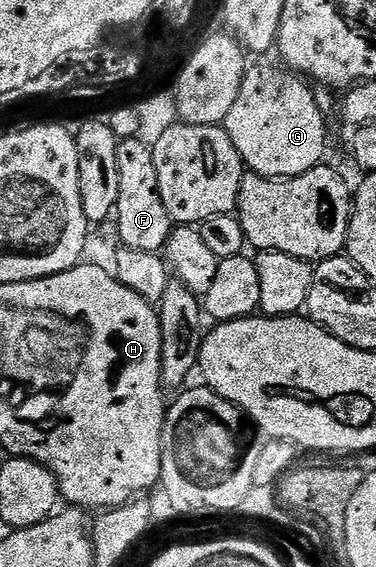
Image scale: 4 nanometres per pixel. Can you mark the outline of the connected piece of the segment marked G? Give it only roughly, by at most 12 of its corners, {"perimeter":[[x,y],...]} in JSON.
{"perimeter":[[245,71],[222,127],[255,175],[321,167],[309,81]]}

